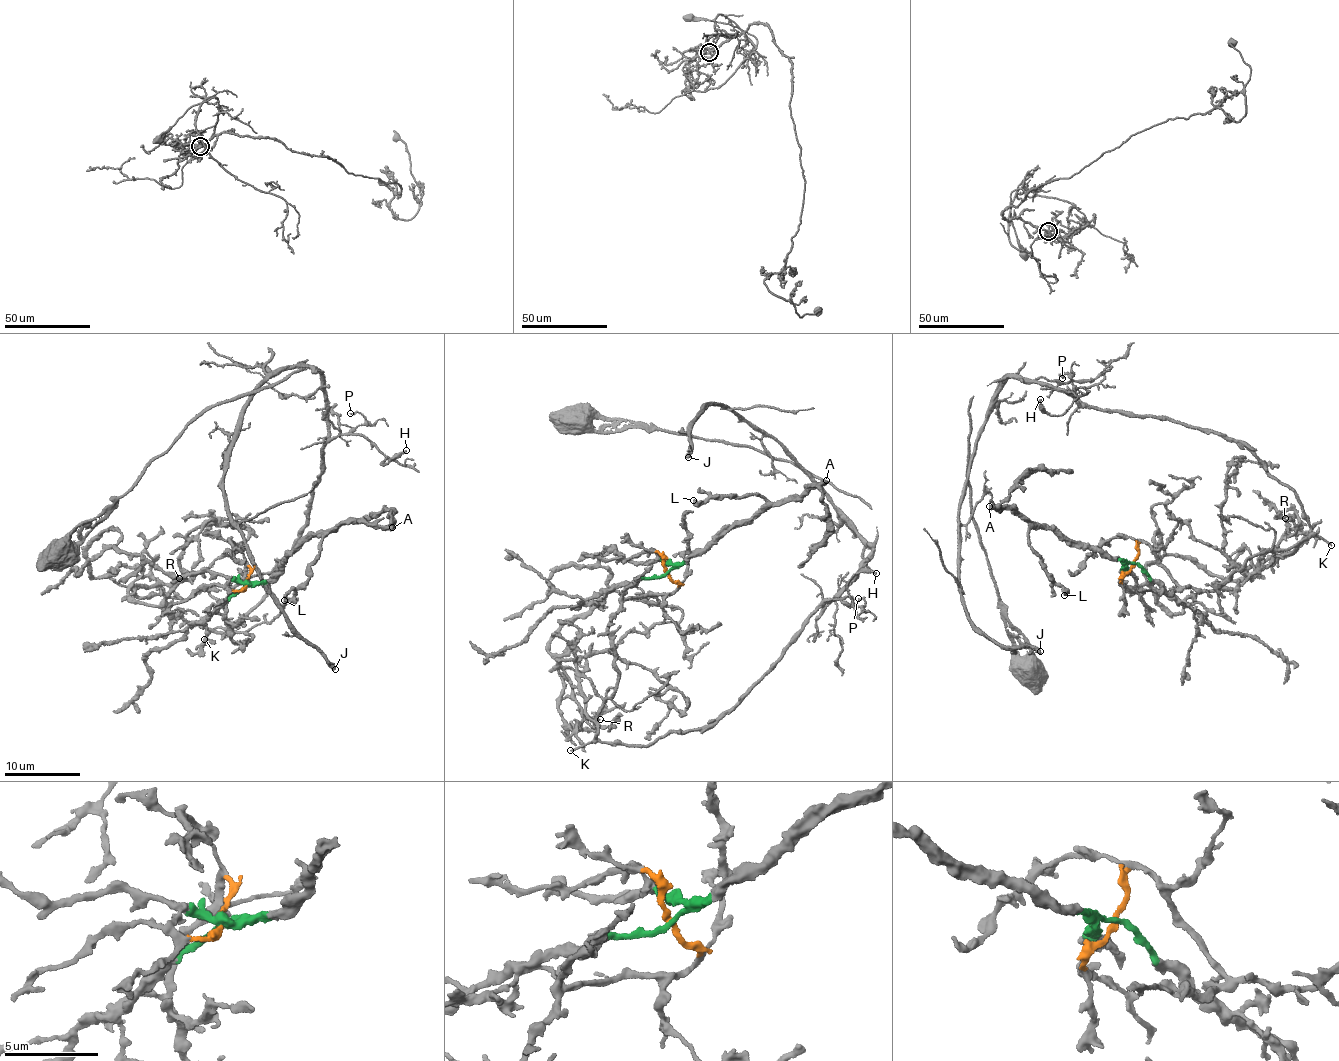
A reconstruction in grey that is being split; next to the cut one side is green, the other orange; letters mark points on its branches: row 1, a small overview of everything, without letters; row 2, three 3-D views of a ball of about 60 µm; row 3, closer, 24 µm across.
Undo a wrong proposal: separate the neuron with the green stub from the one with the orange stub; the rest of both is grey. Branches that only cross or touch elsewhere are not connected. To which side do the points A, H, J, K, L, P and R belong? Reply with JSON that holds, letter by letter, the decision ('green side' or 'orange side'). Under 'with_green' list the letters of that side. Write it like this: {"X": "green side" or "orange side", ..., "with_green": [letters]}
{"A": "green side", "H": "orange side", "J": "orange side", "K": "orange side", "L": "green side", "P": "orange side", "R": "orange side", "with_green": ["A", "L"]}

